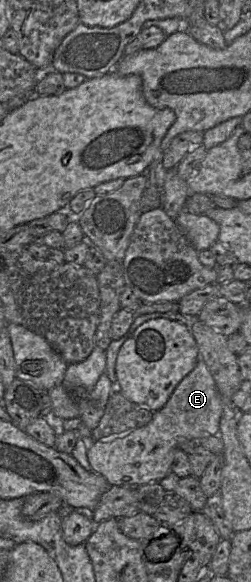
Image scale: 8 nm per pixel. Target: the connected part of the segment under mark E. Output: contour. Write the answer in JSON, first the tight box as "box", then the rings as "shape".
{"box":[87,359,223,487],"shape":[[[199,359],[195,368],[185,376],[175,388],[166,405],[157,412],[150,423],[130,432],[111,435],[96,440],[87,450],[87,458],[93,472],[106,478],[111,486],[138,487],[148,483],[160,482],[171,472],[171,465],[178,444],[187,439],[200,439],[220,433],[220,420],[223,411],[223,399],[217,389],[215,380],[206,363]]]}

